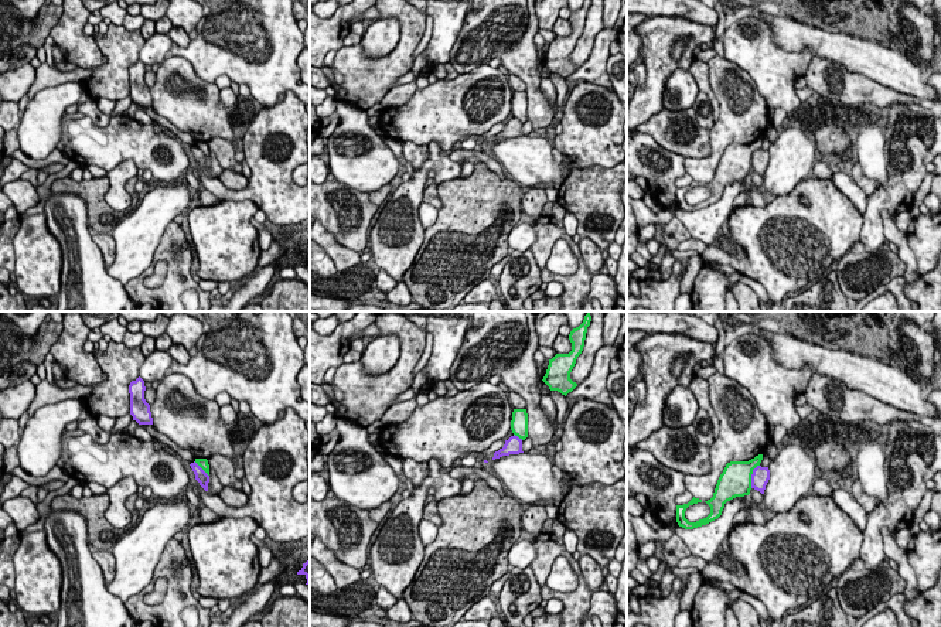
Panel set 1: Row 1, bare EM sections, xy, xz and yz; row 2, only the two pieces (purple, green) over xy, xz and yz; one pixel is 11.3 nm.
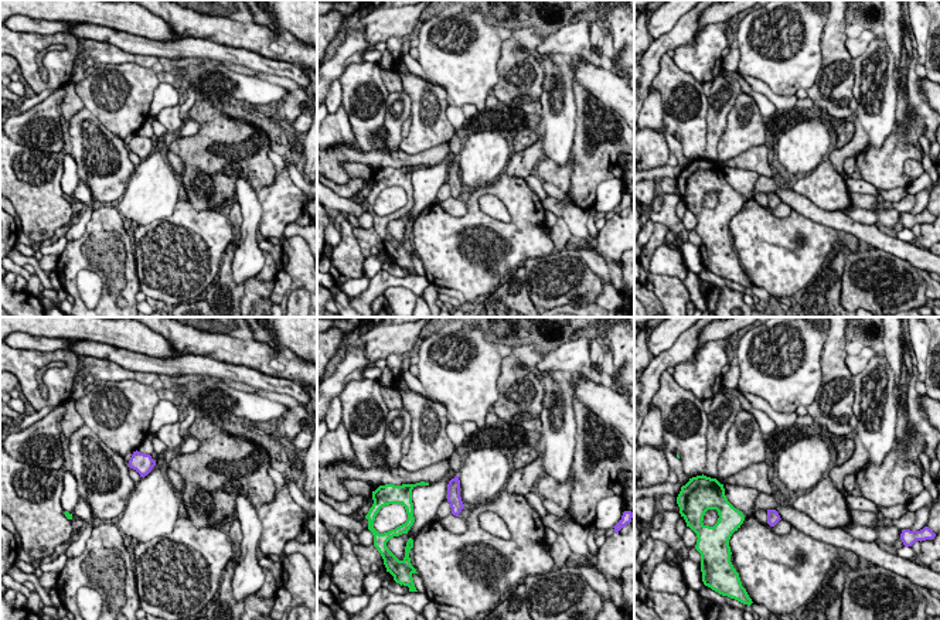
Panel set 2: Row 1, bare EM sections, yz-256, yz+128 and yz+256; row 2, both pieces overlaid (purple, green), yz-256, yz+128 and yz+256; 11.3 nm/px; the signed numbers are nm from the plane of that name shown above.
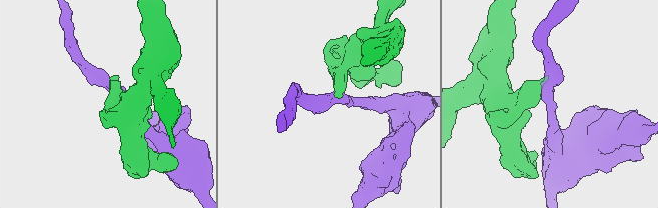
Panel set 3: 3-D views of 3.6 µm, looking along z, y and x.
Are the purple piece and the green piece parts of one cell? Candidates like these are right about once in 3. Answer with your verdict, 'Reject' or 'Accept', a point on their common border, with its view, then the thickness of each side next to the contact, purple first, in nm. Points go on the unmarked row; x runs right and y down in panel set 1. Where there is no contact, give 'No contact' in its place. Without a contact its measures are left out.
Reject. Touches purple at yz (752, 159). Thickness 200 nm (purple) against 360 nm

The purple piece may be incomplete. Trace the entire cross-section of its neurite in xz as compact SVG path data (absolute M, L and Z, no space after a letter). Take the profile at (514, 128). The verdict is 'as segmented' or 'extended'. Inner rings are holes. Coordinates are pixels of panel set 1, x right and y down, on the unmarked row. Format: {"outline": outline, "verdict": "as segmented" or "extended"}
{"outline": "M511 119L508 123L505 123L505 127L502 132L494 136L492 143L500 142L502 139L509 139L509 137L519 137L522 134L522 122L518 119Z", "verdict": "as segmented"}

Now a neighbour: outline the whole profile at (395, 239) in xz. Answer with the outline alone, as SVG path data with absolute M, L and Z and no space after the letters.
M430 142L427 149L426 161L396 188L369 229L368 246L375 263L396 282L402 282L425 239L419 207L423 202L427 174L436 173L436 184L458 178L461 174L461 164L451 161L437 142Z

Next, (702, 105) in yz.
M699 91L699 93L696 95L696 99L693 102L693 110L696 115L696 122L703 129L710 132L715 126L713 108L710 99L705 92Z

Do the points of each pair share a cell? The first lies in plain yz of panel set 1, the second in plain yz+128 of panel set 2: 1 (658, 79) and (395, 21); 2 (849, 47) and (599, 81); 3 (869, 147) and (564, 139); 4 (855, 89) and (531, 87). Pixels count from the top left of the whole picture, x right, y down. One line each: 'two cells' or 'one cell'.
1: one cell
2: one cell
3: one cell
4: one cell

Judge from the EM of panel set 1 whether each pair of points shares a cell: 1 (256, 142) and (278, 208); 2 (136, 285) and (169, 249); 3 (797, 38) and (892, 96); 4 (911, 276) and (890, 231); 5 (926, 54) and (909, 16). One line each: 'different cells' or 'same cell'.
1: same cell
2: same cell
3: different cells
4: same cell
5: same cell

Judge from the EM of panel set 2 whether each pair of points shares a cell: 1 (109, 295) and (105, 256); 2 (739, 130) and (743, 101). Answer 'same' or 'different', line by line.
1: same
2: same

